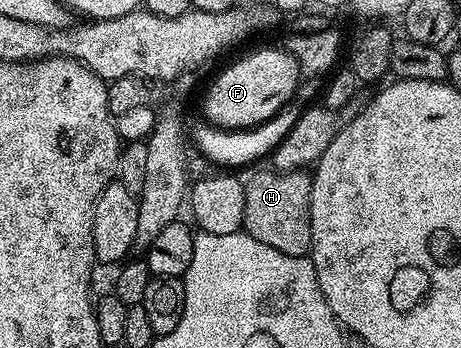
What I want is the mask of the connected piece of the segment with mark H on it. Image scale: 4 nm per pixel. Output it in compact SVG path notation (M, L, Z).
M308 171L295 172L257 172L250 180L244 181L245 186L245 222L244 231L251 238L259 242L267 242L267 246L275 246L275 250L283 250L283 254L292 256L309 256L313 246L313 229L309 226L309 203L311 202L311 190L313 178Z

